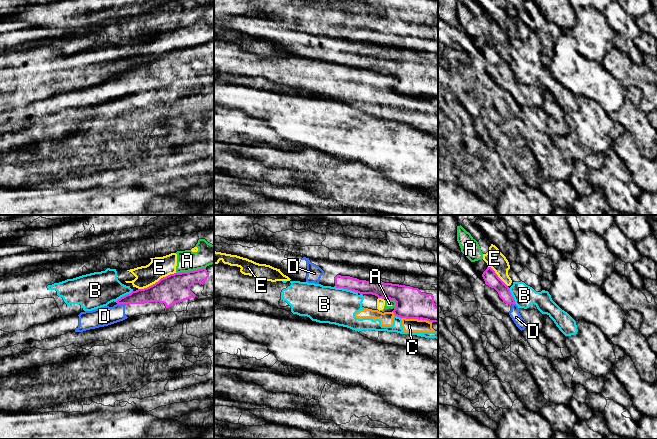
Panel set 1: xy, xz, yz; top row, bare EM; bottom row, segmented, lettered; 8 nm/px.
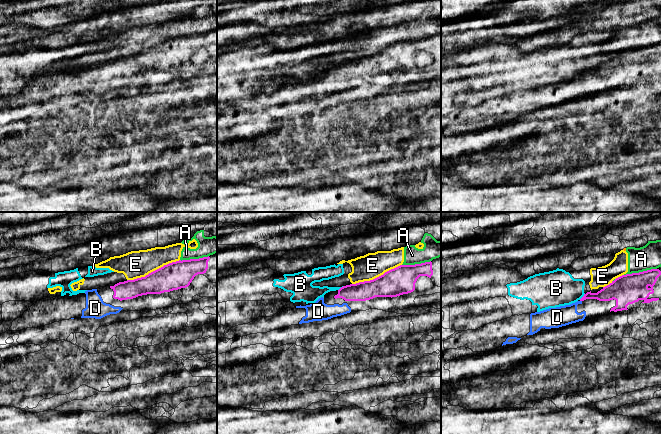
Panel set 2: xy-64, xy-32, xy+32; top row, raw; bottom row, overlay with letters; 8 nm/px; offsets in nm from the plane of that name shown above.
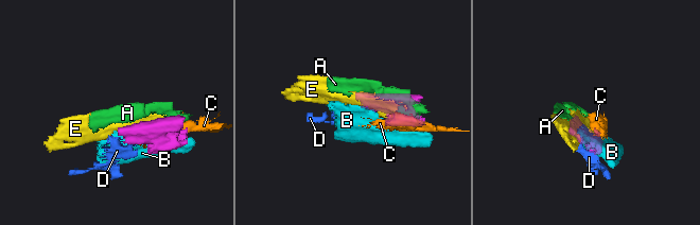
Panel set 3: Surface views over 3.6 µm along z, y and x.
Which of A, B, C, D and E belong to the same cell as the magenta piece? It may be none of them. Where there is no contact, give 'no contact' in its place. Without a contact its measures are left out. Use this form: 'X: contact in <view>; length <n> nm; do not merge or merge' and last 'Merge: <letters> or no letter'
A: contact in xy; length 240 nm; do not merge
B: contact in xz; length 200 nm; do not merge
C: contact in xz; length 260 nm; do not merge
D: contact in xy; length 70 nm; merge
E: contact in xy; length 340 nm; do not merge
Merge: D

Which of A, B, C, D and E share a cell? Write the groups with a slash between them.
A E / B C / D

